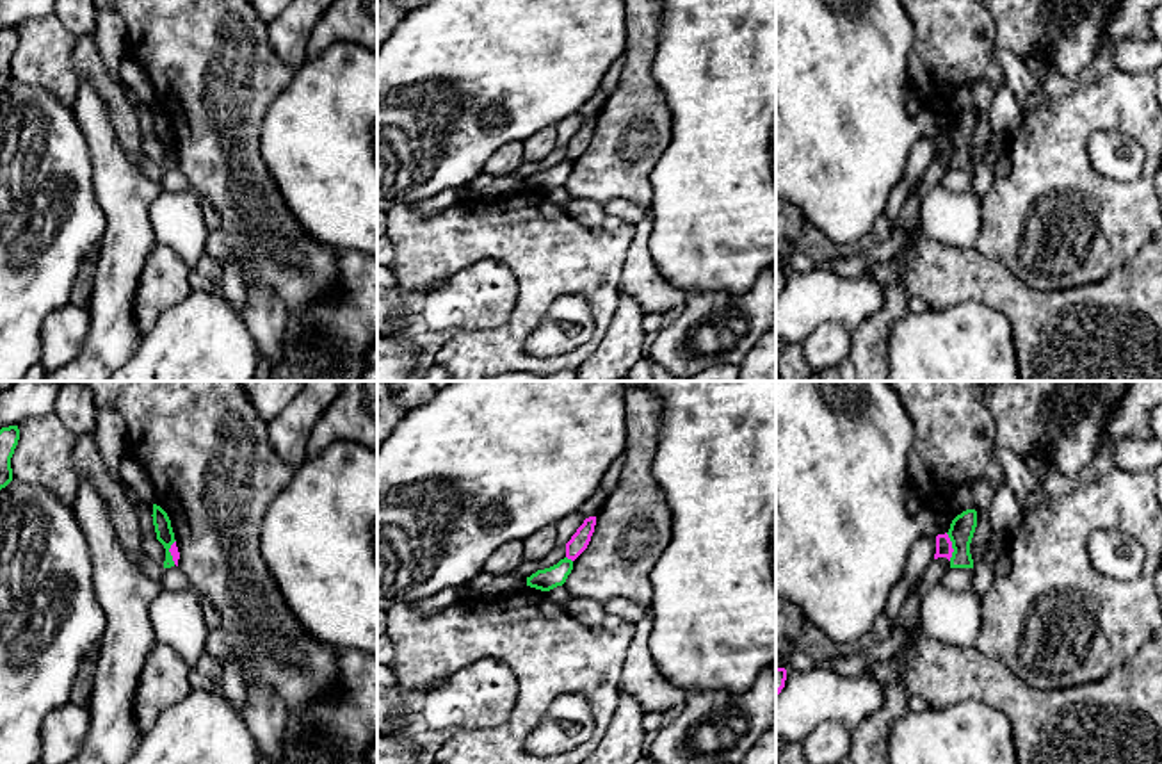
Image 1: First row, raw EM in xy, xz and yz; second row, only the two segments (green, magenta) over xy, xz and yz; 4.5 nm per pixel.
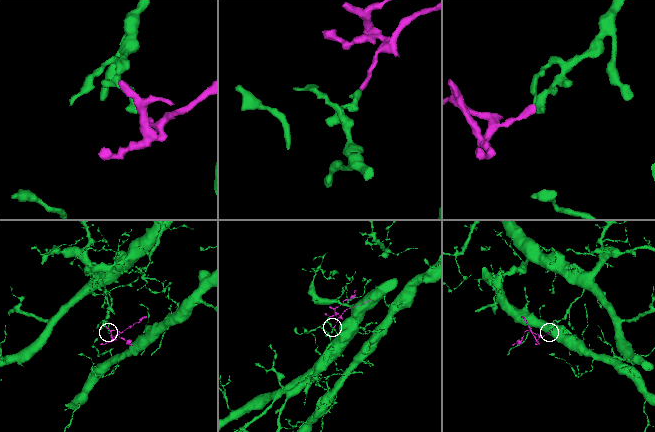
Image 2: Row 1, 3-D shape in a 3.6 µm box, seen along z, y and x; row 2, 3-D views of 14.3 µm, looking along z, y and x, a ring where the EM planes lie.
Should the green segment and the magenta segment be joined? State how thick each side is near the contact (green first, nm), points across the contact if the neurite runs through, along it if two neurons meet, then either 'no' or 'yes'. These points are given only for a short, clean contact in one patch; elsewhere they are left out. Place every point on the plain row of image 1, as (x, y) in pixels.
calibres 110 and 80 nm; border yz (945, 134), (952, 150), (951, 161); no

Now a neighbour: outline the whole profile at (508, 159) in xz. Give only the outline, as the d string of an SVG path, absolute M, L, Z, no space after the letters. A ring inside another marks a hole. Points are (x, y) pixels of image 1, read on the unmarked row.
M511 142L498 148L486 162L484 173L493 176L514 175L523 164L523 146L521 142Z

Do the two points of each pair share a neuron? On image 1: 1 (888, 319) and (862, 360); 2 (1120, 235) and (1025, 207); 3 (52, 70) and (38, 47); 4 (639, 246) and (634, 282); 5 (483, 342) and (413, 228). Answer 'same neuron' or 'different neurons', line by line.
1: same neuron
2: same neuron
3: same neuron
4: same neuron
5: same neuron

